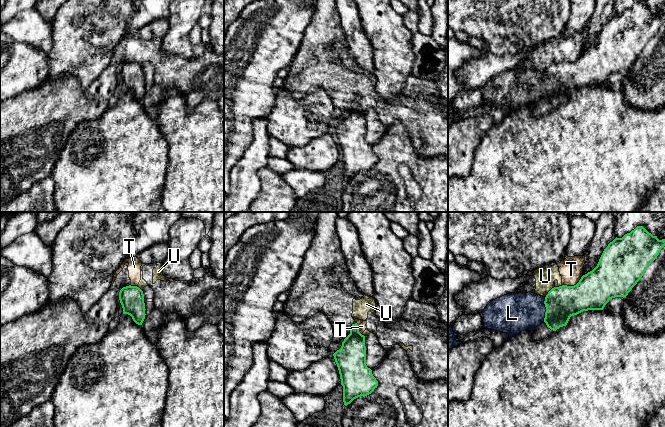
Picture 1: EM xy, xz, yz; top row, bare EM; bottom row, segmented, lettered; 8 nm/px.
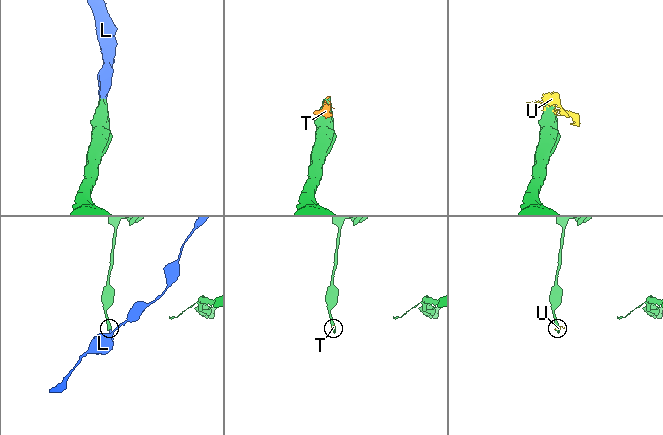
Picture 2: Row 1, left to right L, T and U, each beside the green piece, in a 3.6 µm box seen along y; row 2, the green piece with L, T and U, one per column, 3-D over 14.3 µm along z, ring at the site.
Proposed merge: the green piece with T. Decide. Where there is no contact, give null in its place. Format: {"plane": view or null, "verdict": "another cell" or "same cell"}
{"plane": "yz", "verdict": "another cell"}

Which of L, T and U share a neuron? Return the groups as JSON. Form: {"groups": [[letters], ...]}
{"groups": [["L"], ["T", "U"]]}

